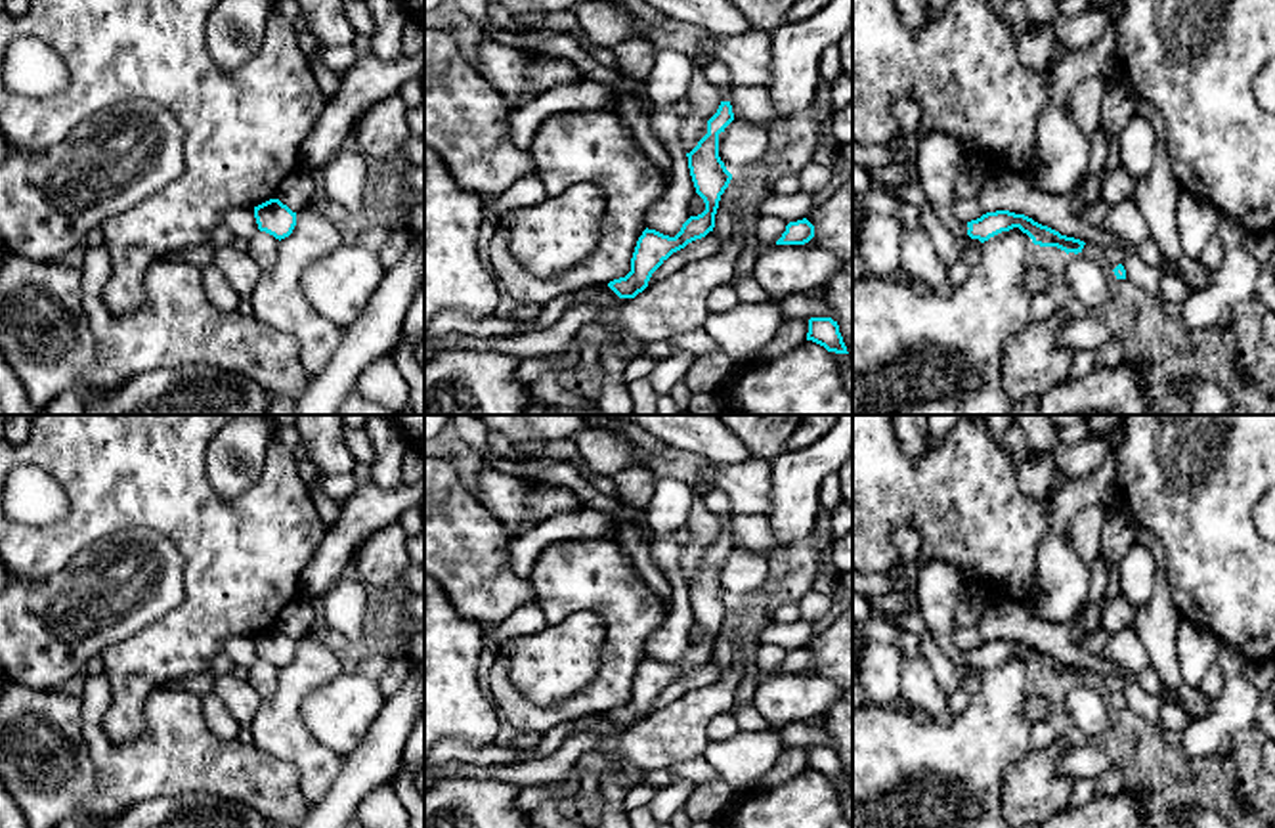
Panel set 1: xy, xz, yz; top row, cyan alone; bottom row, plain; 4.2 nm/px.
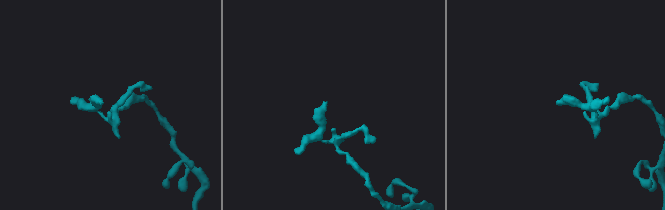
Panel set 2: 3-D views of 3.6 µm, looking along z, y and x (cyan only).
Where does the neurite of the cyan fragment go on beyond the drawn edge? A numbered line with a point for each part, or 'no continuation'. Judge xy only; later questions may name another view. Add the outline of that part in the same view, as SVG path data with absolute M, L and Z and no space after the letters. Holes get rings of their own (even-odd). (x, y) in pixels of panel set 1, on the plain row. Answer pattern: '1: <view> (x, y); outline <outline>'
no continuation

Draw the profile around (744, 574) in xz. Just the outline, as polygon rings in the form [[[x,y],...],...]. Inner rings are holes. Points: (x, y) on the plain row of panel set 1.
[[[736,547],[719,562],[719,585],[728,600],[761,597],[776,579],[778,566],[767,556]]]

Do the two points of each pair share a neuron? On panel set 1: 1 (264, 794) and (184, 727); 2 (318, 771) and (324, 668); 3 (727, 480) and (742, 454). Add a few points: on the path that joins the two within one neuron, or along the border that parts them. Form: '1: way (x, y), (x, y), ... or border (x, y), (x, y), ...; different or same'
1: way (245, 775), (222, 765), (203, 746); same
2: way (297, 744), (291, 739), (291, 697), (297, 691); same
3: border (694, 454), (715, 463), (744, 463), (754, 457); different

